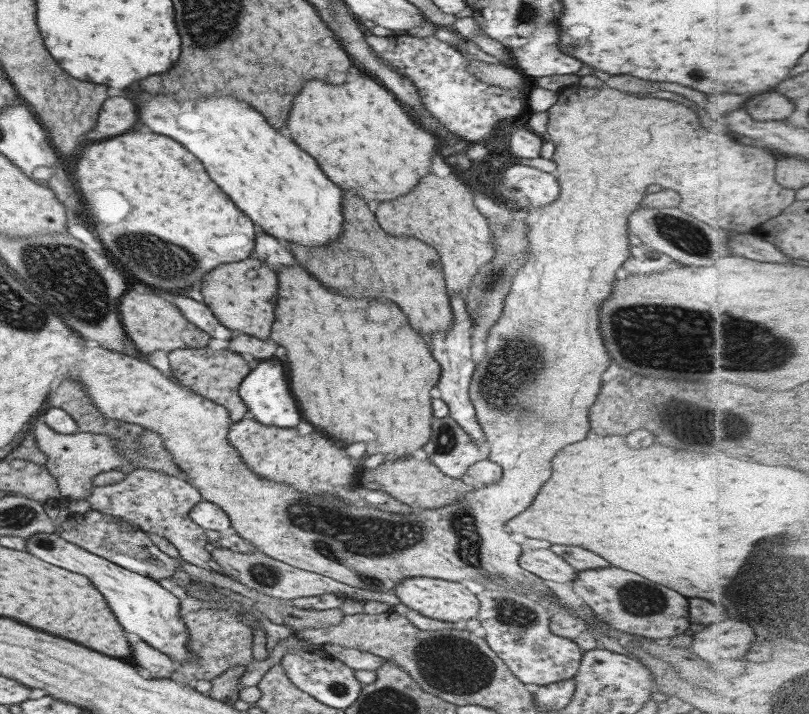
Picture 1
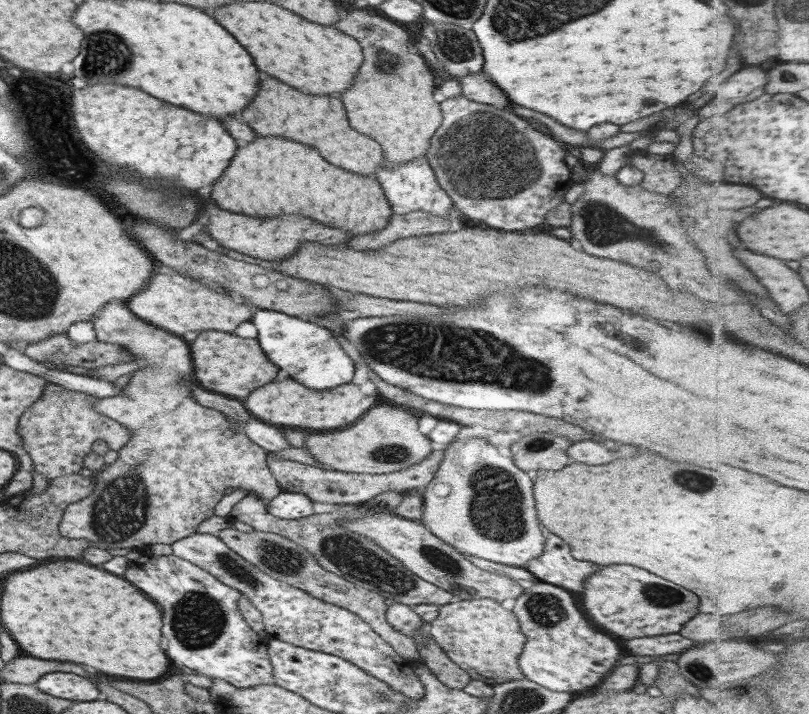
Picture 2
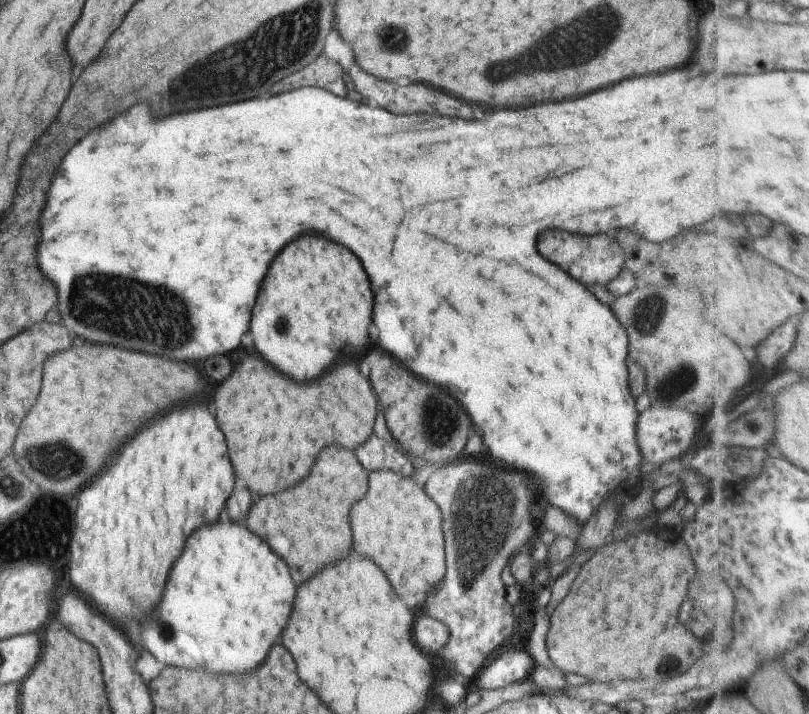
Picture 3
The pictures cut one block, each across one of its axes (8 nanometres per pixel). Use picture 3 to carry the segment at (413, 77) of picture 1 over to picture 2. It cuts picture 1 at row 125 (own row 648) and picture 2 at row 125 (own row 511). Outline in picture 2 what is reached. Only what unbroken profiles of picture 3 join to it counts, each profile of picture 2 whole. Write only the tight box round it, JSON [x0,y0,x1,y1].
[424,94,571,230]

